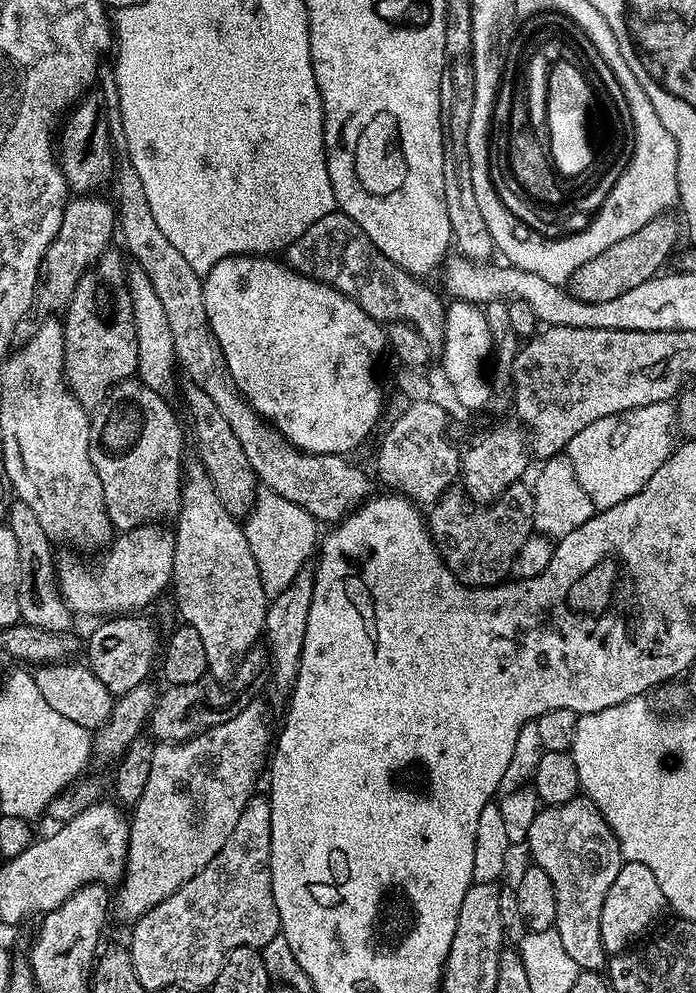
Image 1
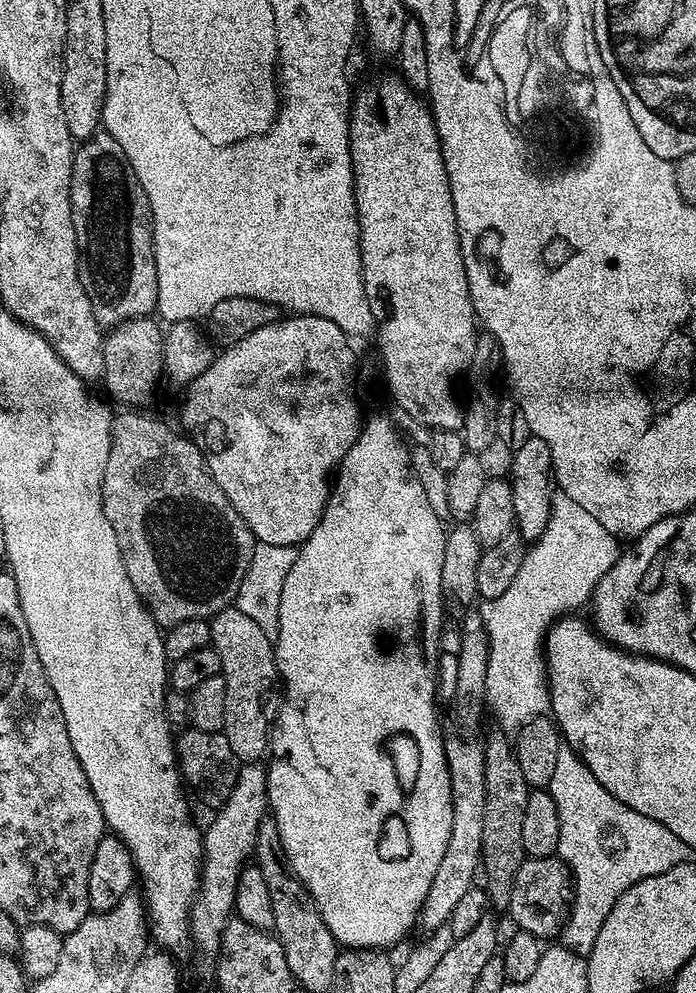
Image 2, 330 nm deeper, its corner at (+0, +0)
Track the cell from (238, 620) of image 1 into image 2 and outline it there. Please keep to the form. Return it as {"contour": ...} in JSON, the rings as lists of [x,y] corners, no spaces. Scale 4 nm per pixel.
{"contour":[[[235,606],[224,608],[216,616],[211,617],[212,642],[220,659],[220,670],[226,682],[226,722],[224,723],[224,737],[230,742],[230,750],[234,750],[237,761],[256,762],[260,755],[267,753],[270,748],[270,712],[268,716],[268,695],[272,692],[272,683],[277,683],[276,649],[274,641],[266,638],[262,626],[258,622],[246,618],[242,610]]]}

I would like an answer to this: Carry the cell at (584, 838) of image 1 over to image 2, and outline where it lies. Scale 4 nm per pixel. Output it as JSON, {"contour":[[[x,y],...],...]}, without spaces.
{"contour":[[[533,856],[526,858],[518,870],[518,878],[514,878],[514,890],[510,894],[507,915],[512,915],[512,920],[516,923],[515,927],[522,932],[529,932],[541,938],[547,936],[561,935],[565,920],[570,915],[569,904],[573,899],[574,889],[570,879],[570,873],[567,864],[556,856]]]}

